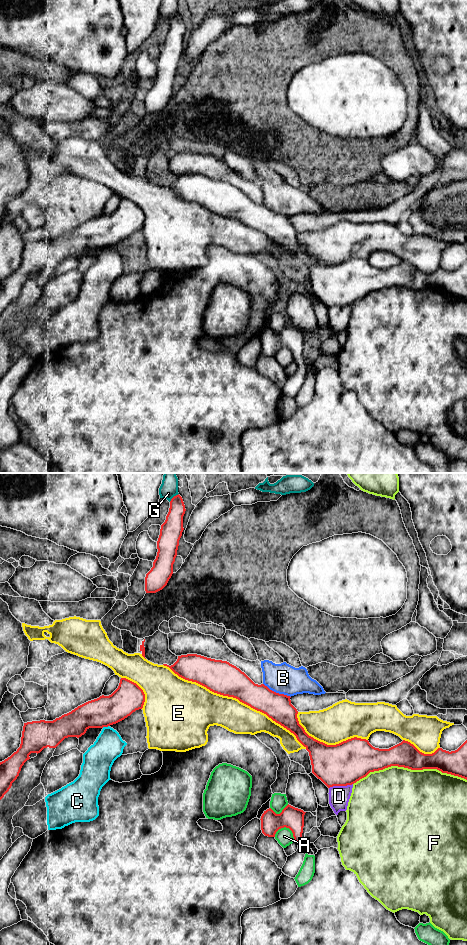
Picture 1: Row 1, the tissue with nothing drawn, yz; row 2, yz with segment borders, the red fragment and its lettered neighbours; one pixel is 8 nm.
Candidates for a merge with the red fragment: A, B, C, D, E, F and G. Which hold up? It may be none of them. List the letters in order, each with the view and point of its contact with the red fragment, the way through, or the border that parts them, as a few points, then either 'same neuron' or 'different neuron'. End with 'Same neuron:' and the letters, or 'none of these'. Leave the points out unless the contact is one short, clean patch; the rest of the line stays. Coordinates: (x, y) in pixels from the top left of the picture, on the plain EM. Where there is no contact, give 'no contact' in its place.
A: contact yz (287, 347); border yz (274, 354), (279, 349), (287, 347), (291, 351), (294, 360); different neuron
B: contact yz (277, 213); different neuron
C: contact yz (105, 246); different neuron
D: contact yz (340, 305); different neuron
E: contact yz (235, 217); different neuron
F: contact yz (409, 288); different neuron
G: contact yz (173, 17); different neuron
Same neuron: none of these

